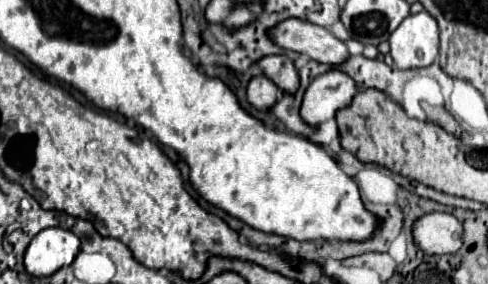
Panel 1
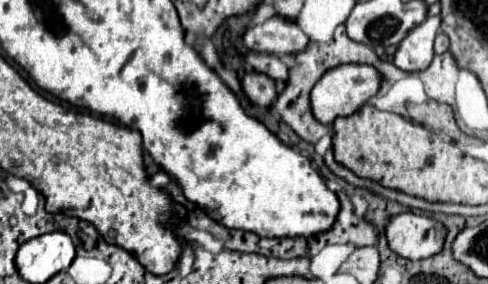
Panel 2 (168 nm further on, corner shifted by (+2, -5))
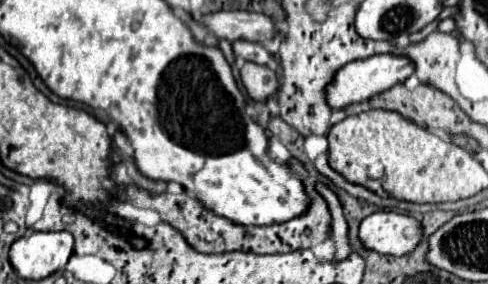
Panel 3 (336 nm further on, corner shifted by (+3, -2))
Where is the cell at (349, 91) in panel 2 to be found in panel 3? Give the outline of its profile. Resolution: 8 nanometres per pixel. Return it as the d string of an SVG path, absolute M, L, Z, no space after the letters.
M386 53L386 55L374 55L374 57L368 57L368 59L362 59L362 61L348 63L346 67L342 67L336 73L332 85L328 85L328 89L326 89L328 91L328 105L332 109L346 109L354 103L368 101L370 97L394 87L396 83L406 81L412 73L414 73L414 63L406 55Z

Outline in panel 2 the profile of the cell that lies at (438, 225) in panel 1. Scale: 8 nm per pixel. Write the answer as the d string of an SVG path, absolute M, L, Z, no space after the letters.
M403 212L391 218L387 226L389 248L407 260L423 260L443 250L447 228L423 214Z

